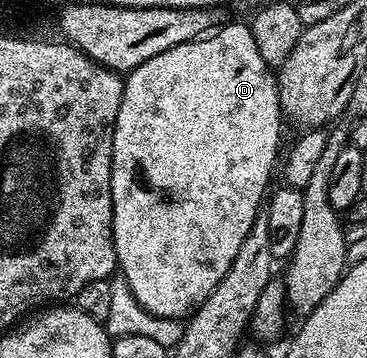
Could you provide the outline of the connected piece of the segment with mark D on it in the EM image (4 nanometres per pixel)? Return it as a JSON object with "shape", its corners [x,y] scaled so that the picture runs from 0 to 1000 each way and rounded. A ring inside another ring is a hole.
{"shape":[[[632,61],[594,84],[398,168],[398,179],[365,190],[335,221],[338,265],[305,383],[305,679],[316,696],[316,740],[354,816],[387,860],[425,885],[499,891],[534,869],[583,804],[594,804],[638,715],[649,715],[649,693],[659,693],[659,670],[670,670],[698,601],[722,573],[736,531],[730,506],[741,497],[741,472],[757,464],[752,425],[763,413],[768,310],[755,221],[714,156],[703,156],[703,123],[692,123],[687,87],[668,64],[662,73],[654,61]]]}

